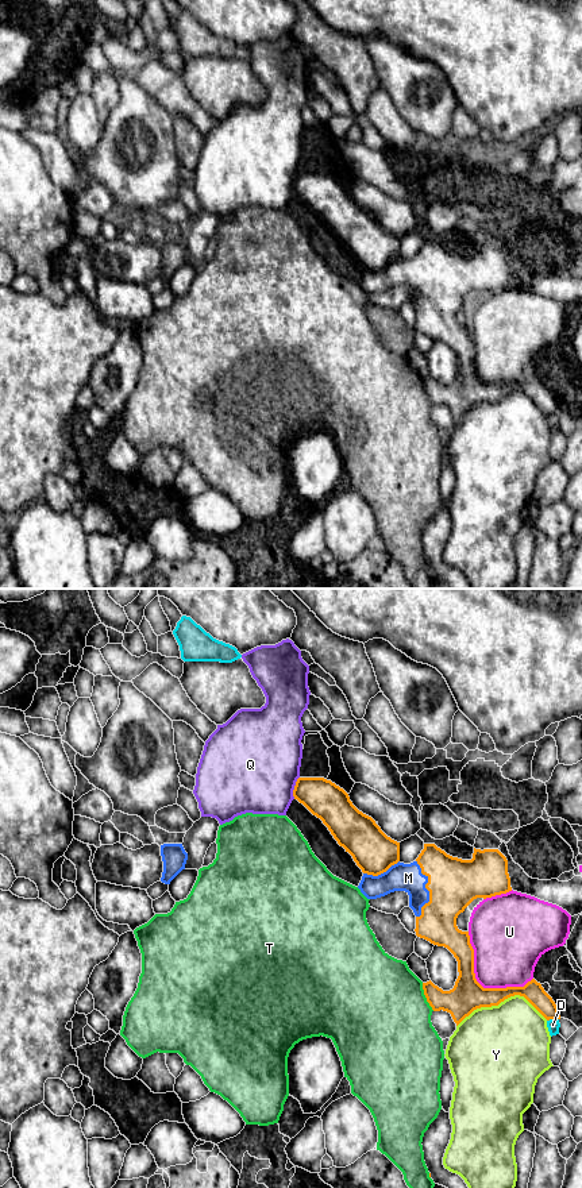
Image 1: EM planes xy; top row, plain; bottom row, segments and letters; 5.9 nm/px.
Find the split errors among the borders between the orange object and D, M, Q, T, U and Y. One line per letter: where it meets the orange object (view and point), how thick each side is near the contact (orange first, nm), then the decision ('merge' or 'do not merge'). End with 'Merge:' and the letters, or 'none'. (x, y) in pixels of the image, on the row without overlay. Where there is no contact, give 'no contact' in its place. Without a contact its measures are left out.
D: xy (552, 413) | 120/70 nm | do not merge
M: xy (426, 282) | 300/170 nm | merge
Q: xy (295, 182) | 220/480 nm | do not merge
T: xy (426, 392) | 190/500 nm | do not merge
U: xy (480, 380) | 190/380 nm | do not merge
Y: xy (501, 396) | 190/460 nm | do not merge
Merge: M

